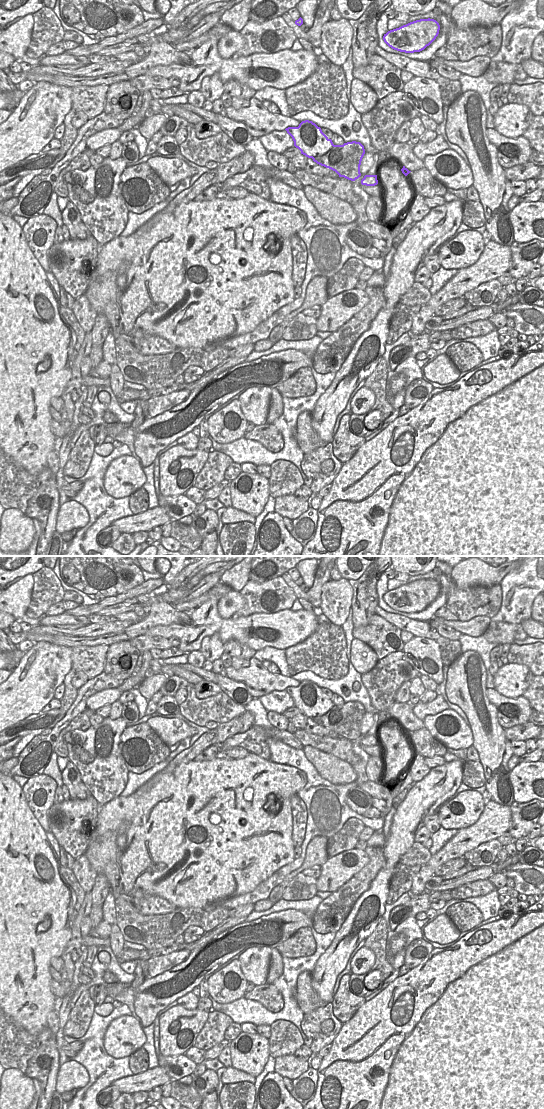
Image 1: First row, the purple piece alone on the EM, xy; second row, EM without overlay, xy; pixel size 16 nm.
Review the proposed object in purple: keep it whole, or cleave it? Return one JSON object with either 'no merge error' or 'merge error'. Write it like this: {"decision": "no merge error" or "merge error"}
{"decision": "merge error"}

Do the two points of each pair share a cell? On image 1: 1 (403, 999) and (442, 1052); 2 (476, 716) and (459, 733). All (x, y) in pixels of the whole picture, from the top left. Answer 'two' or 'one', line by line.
1: one
2: two

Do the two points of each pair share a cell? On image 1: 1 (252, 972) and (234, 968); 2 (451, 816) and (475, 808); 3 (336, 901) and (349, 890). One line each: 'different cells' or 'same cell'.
1: different cells
2: same cell
3: same cell

